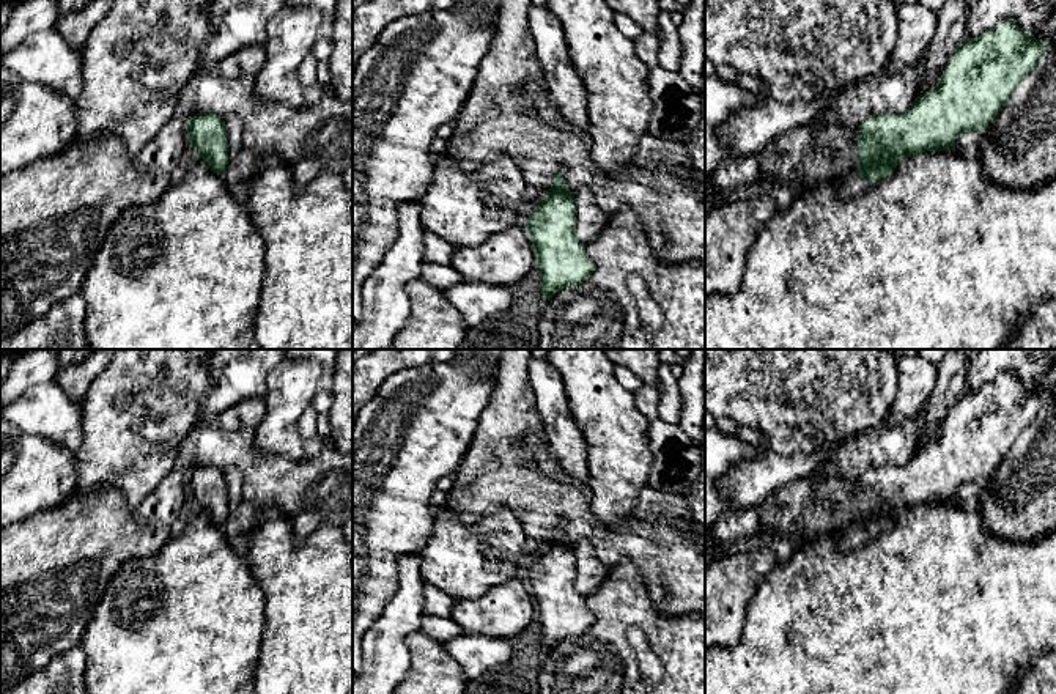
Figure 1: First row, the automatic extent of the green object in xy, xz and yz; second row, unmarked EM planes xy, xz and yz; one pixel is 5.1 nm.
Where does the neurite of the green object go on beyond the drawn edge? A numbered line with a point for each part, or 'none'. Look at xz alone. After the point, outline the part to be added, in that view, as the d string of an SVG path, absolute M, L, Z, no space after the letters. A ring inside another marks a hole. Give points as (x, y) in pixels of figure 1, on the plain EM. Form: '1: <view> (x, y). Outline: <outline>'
none

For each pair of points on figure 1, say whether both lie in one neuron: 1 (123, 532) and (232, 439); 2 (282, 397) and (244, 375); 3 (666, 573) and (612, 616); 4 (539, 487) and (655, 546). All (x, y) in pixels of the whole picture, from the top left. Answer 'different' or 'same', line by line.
1: same
2: different
3: different
4: same

